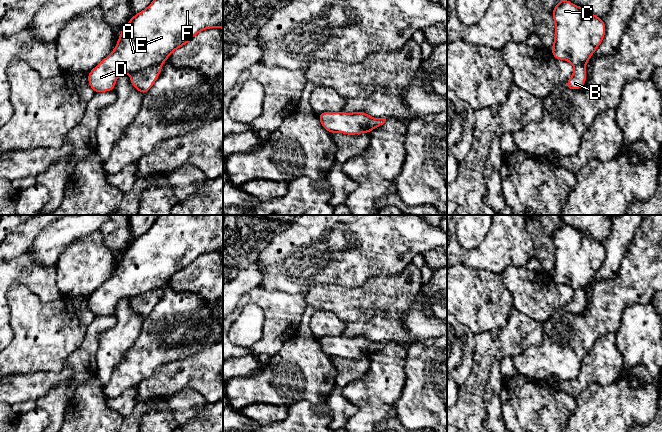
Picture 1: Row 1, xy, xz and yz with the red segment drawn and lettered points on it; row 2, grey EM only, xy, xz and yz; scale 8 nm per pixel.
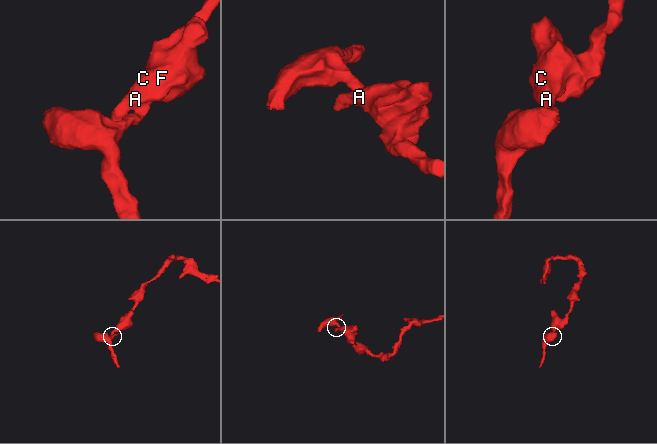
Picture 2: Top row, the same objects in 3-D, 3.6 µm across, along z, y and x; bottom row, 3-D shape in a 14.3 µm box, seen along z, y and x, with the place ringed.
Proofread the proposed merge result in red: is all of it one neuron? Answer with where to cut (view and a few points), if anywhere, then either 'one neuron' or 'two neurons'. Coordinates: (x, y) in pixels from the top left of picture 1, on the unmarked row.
cut in xy along (161, 287), (148, 289), (130, 298); two neurons

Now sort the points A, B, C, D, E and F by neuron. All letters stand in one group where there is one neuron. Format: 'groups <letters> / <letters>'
groups A C D E F / B

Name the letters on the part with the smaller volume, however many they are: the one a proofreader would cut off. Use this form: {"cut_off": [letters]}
{"cut_off": ["B"]}

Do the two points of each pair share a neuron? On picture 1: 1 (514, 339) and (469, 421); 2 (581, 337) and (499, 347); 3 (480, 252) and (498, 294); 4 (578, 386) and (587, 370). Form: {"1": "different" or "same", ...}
{"1": "same", "2": "different", "3": "different", "4": "same"}

